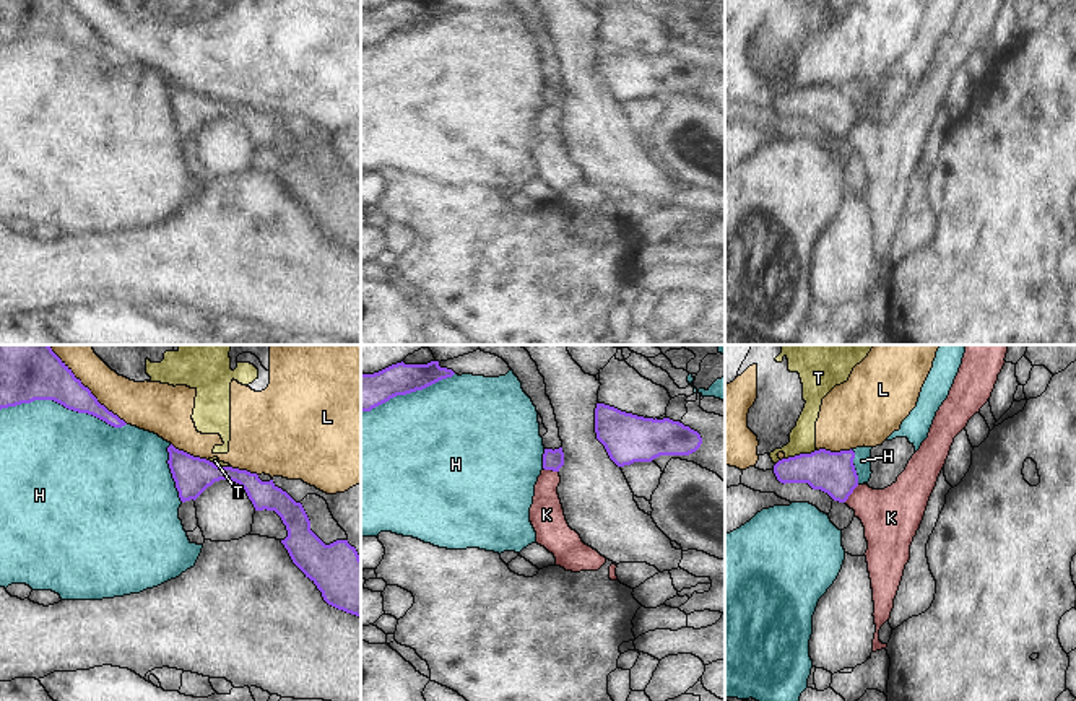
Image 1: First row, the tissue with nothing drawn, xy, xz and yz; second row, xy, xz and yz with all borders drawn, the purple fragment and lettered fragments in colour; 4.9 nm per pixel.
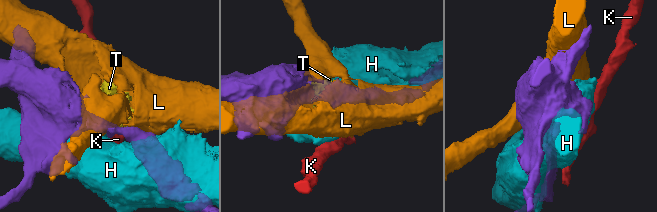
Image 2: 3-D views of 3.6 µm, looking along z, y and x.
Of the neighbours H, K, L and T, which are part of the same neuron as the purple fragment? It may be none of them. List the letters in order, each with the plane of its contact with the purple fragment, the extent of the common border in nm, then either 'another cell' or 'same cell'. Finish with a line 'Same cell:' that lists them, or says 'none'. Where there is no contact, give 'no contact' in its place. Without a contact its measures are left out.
H: meets purple in xy; contact 650 nm long; another cell
K: meets purple in yz; contact 120 nm long; another cell
L: meets purple in xy; contact 550 nm long; another cell
T: meets purple in yz; contact 170 nm long; another cell
Same cell: none

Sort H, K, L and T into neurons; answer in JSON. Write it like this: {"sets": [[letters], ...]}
{"sets": [["H"], ["K"], ["L", "T"]]}

